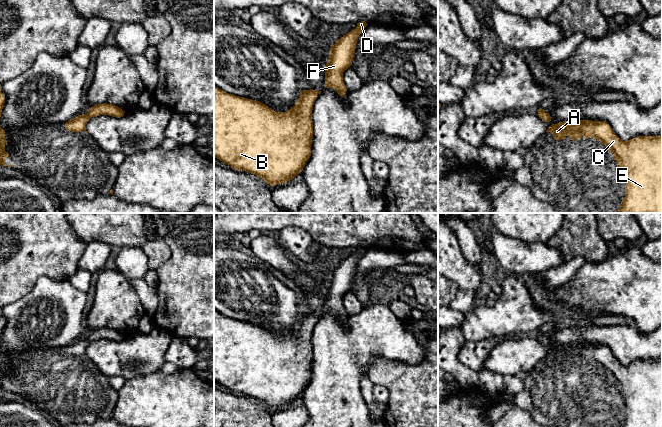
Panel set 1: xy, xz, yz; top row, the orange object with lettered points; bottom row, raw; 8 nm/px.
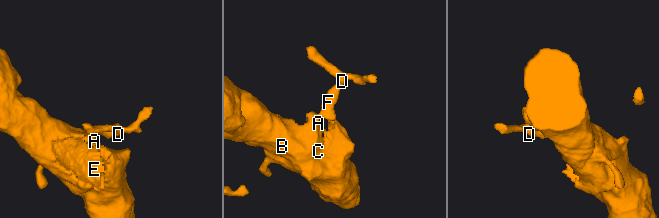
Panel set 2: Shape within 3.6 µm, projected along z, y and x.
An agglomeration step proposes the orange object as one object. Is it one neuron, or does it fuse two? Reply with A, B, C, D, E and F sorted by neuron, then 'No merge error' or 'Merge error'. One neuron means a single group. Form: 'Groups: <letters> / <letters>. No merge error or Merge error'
Groups: A B C D E F. No merge error

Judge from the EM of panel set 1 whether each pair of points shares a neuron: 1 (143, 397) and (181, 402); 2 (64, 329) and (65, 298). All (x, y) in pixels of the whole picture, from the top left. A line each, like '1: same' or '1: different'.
1: same
2: same

